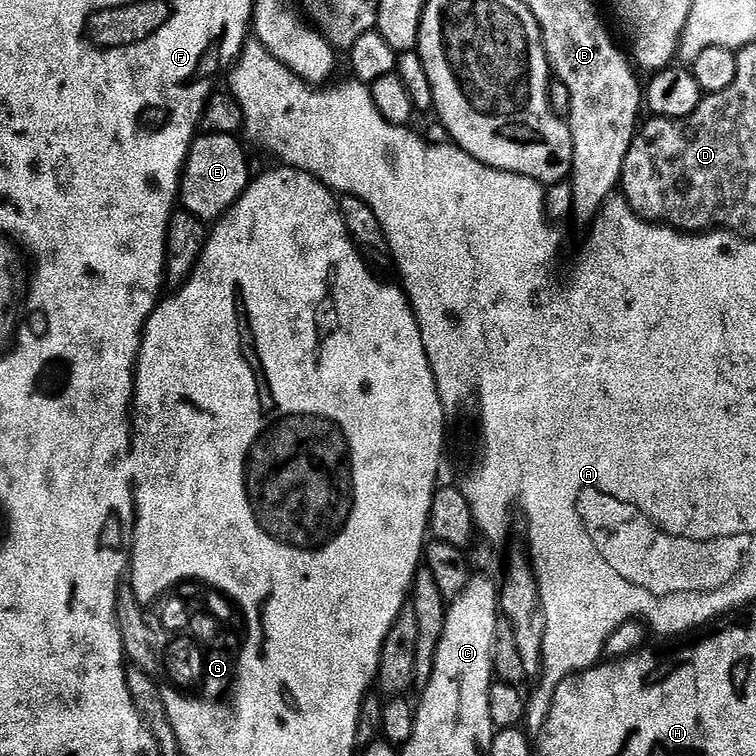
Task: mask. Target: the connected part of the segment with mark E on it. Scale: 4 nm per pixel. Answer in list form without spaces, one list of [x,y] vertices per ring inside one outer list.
[[[200,134],[192,141],[192,149],[184,163],[184,175],[180,177],[178,200],[183,211],[194,214],[202,221],[215,222],[240,201],[240,196],[248,189],[250,179],[247,172],[249,153],[244,152],[243,146],[238,141],[236,136],[226,134]]]

